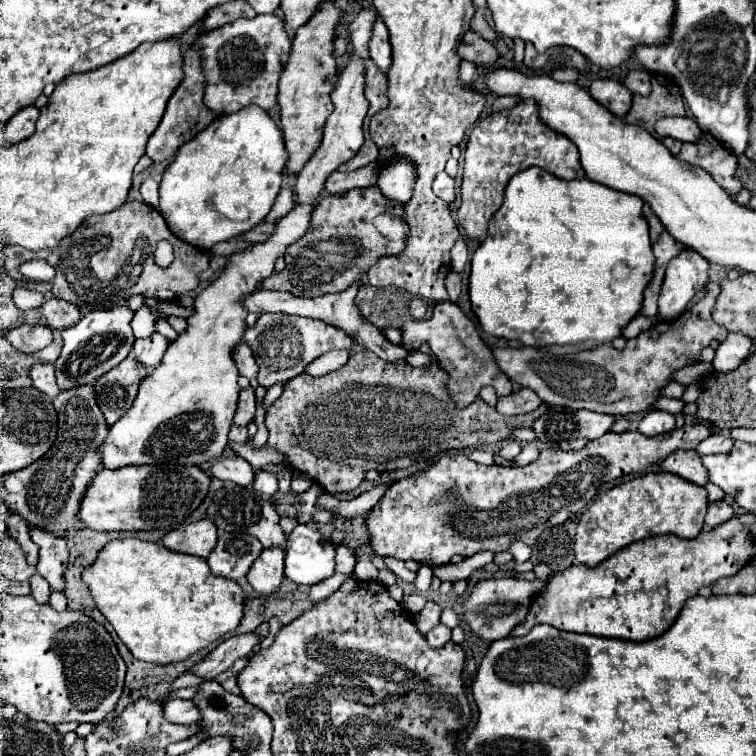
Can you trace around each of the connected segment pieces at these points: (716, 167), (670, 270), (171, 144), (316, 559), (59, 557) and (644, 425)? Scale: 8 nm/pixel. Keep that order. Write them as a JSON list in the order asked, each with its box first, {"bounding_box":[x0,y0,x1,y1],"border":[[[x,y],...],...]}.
[{"bounding_box":[677,134,743,196],"border":[[[705,134],[697,142],[683,144],[677,158],[707,170],[707,174],[711,174],[713,180],[731,196],[735,196],[743,188],[743,184],[735,178],[737,170],[735,154],[731,150],[725,150],[725,146],[721,146],[721,142],[717,142],[709,134]]]},{"bounding_box":[659,250,709,320],"border":[[[683,250],[665,268],[659,294],[659,316],[671,320],[683,312],[687,302],[707,284],[709,262],[695,250]]]},{"bounding_box":[147,48,215,162],"border":[[[189,48],[185,52],[183,70],[185,70],[185,78],[183,78],[181,86],[175,90],[175,94],[171,96],[159,128],[153,132],[153,136],[147,142],[147,156],[153,158],[155,162],[171,162],[181,144],[191,140],[197,132],[201,132],[203,128],[207,128],[215,120],[215,114],[209,112],[209,108],[203,104],[205,74],[201,74],[201,58],[197,58],[197,50]]]},{"bounding_box":[285,526,335,586],"border":[[[297,526],[289,536],[287,536],[287,548],[285,548],[285,576],[297,584],[303,586],[313,586],[329,576],[335,574],[335,546],[325,542],[317,530],[309,526]]]},{"bounding_box":[31,528,69,592],"border":[[[31,528],[31,540],[39,546],[37,572],[49,582],[53,592],[65,590],[65,562],[69,558],[69,548],[65,538],[55,538],[43,530]]]},{"bounding_box":[639,410,675,436],"border":[[[649,410],[643,420],[639,422],[639,430],[645,436],[655,436],[655,434],[665,434],[675,428],[675,416],[665,412],[665,410]]]}]

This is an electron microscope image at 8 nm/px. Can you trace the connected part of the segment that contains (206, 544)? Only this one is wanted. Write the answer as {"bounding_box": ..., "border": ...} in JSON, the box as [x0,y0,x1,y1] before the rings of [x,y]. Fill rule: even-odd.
{"bounding_box":[161,520,217,558],"border":[[[199,520],[172,529],[161,538],[161,544],[173,552],[207,558],[217,544],[217,528],[211,520]]]}

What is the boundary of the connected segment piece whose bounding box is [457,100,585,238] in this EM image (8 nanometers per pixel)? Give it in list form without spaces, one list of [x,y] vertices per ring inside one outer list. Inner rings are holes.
[[[523,100],[515,108],[491,112],[483,118],[471,132],[465,162],[463,162],[463,184],[461,184],[461,208],[457,212],[457,220],[463,224],[469,238],[483,238],[487,232],[487,224],[495,210],[503,204],[503,192],[507,182],[521,170],[539,166],[549,174],[573,180],[583,178],[579,164],[577,146],[559,132],[553,132],[539,118],[537,104],[533,100]]]

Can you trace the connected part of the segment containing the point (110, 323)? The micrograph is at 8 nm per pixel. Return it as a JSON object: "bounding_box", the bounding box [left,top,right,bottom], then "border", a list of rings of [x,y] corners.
{"bounding_box":[55,306,133,390],"border":[[[117,306],[111,310],[97,310],[85,314],[75,326],[65,328],[61,332],[63,336],[63,348],[59,358],[55,360],[55,374],[57,374],[57,386],[61,390],[69,390],[75,386],[83,384],[93,384],[99,376],[115,368],[121,360],[127,358],[127,354],[133,348],[133,332],[131,332],[131,322],[133,310],[125,306]]]}

